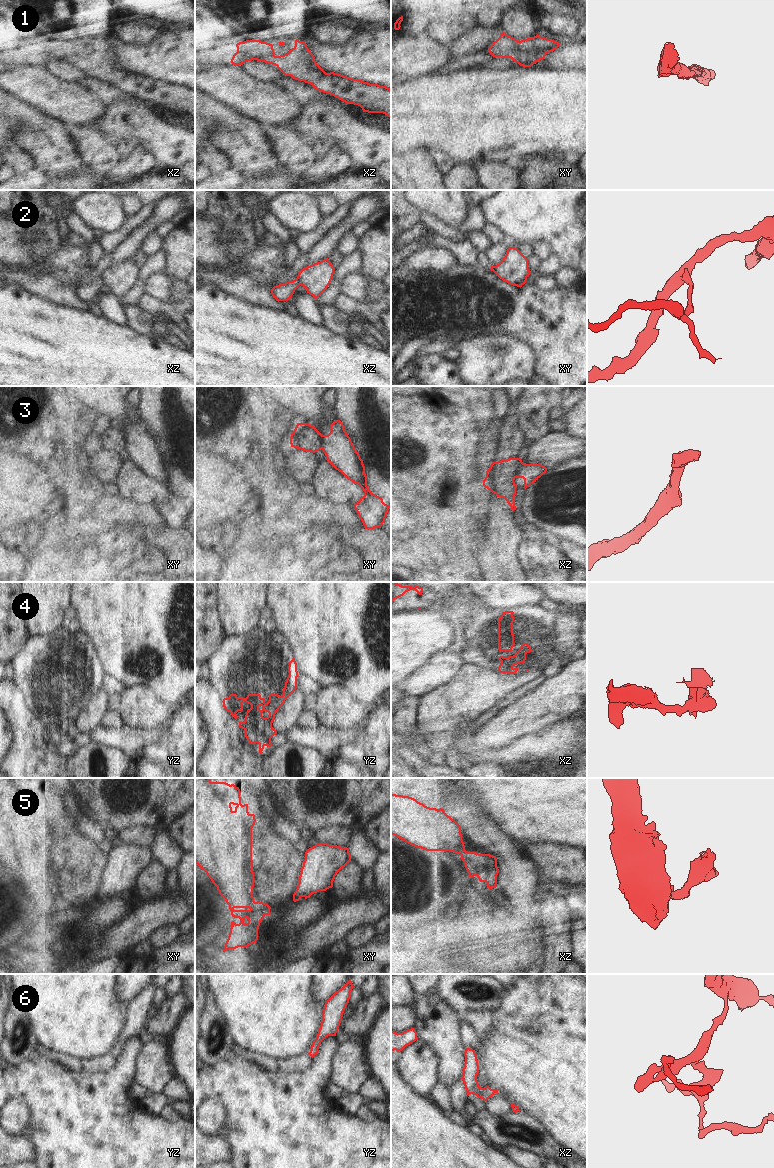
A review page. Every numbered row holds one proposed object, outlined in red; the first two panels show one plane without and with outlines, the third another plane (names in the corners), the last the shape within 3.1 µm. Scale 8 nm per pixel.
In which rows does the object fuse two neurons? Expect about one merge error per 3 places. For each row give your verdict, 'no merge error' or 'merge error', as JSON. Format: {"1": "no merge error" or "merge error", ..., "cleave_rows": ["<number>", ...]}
{"1": "no merge error", "2": "merge error", "3": "merge error", "4": "merge error", "5": "merge error", "6": "no merge error", "cleave_rows": ["2", "3", "4", "5"]}

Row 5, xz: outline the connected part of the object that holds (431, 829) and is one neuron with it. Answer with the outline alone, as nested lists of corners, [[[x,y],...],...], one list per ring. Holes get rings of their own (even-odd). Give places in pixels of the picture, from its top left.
[[[391,794],[391,834],[426,851],[450,851],[460,854],[465,850],[460,825],[448,816],[444,809],[427,807],[409,796]]]

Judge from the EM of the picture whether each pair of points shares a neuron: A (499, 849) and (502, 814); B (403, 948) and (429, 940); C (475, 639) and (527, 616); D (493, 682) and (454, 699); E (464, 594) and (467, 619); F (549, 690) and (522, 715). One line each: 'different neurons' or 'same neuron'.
A: different neurons
B: same neuron
C: same neuron
D: same neuron
E: same neuron
F: same neuron

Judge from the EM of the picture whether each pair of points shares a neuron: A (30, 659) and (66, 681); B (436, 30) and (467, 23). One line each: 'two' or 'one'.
A: one
B: one

